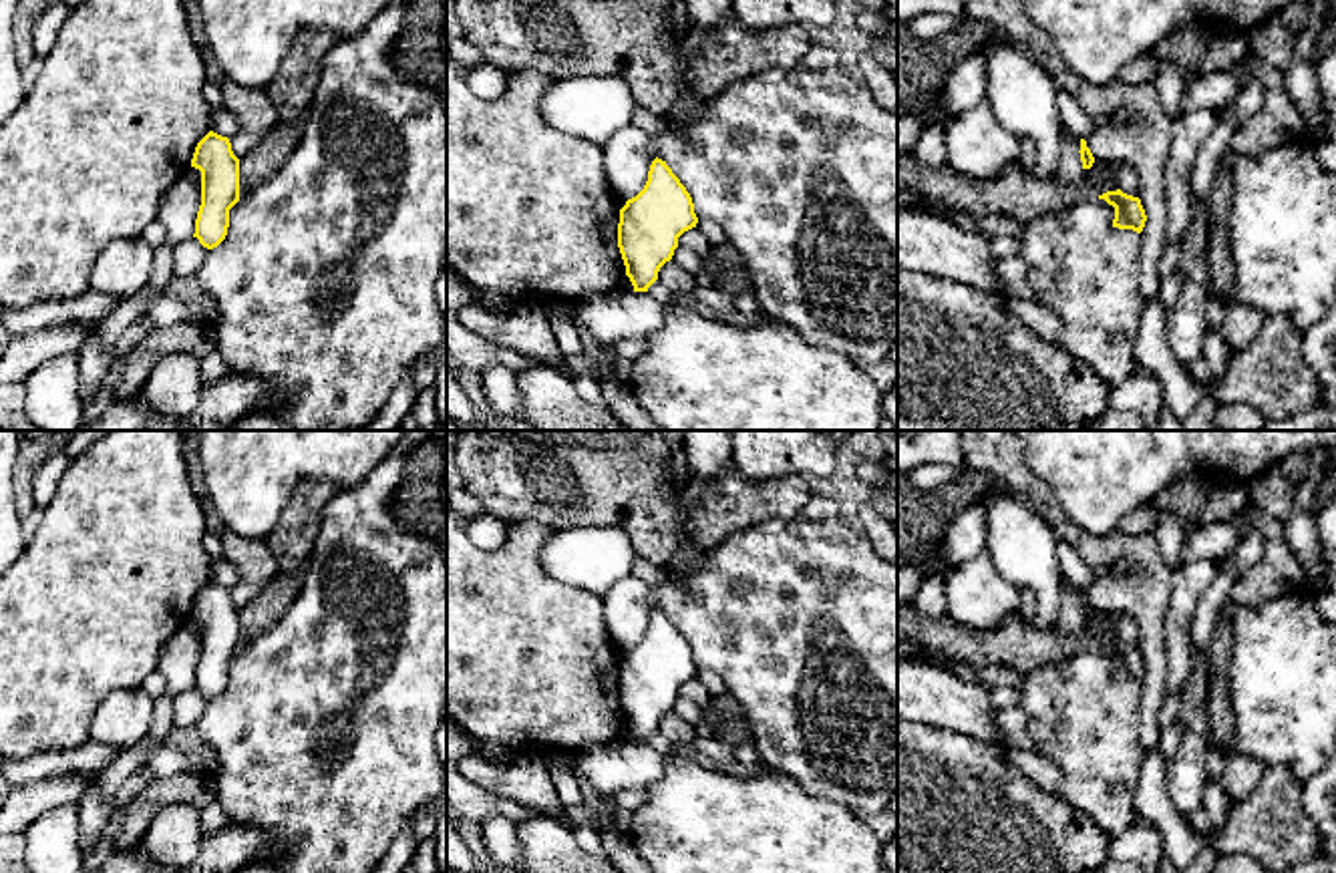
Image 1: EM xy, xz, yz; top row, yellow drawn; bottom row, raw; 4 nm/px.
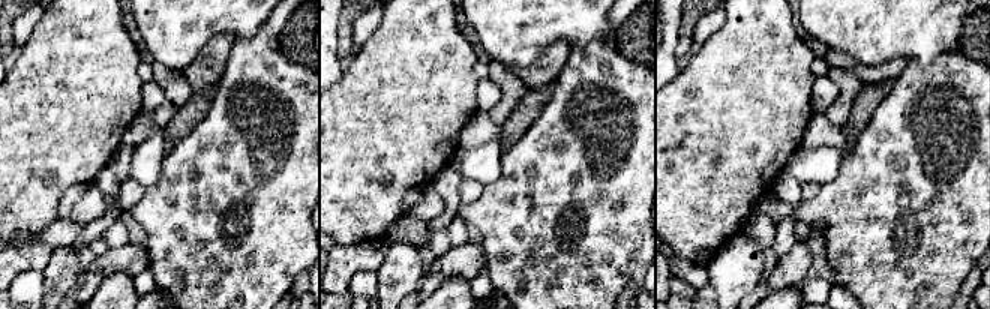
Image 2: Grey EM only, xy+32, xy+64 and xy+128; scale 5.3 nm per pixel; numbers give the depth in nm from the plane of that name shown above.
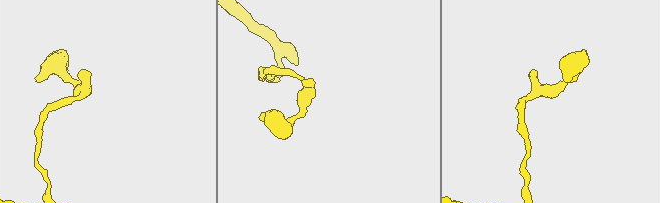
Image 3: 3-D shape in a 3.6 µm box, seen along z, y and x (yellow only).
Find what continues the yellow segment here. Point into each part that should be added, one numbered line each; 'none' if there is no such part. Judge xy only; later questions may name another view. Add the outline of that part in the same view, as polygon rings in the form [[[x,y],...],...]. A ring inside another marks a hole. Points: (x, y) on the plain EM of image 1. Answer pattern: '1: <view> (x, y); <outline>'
none

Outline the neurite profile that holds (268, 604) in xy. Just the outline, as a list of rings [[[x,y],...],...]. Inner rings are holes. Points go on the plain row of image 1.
[[[280,571],[239,609],[239,650],[252,644],[292,605],[304,581],[304,571]]]

